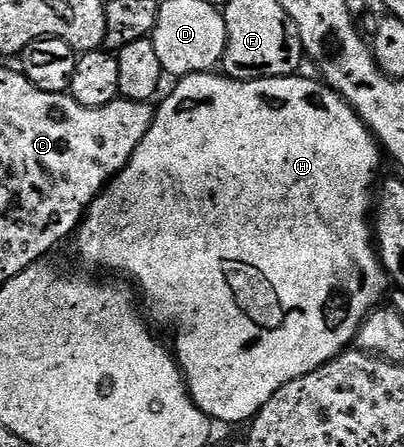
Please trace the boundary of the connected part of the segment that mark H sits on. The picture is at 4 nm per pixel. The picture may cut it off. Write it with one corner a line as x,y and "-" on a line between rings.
211,71
208,73
193,73
181,78
175,85
178,86
166,98
164,98
165,96
161,98
161,101
163,100
162,106
160,104
157,106
154,122
150,124
148,135
144,135
144,139
136,147
136,151
132,155
132,159
115,177
110,178
106,188
94,198
94,202
87,209
81,225
76,230
78,257
86,265
103,265
104,268
111,269
114,272
111,274
121,275
123,278
129,279
140,290
140,297
144,302
144,309
148,314
149,320
155,326
157,326
156,324
171,325
174,328
172,352
177,360
179,369
182,371
186,389
190,392
190,398
194,400
196,407
200,411
204,411
204,415
209,417
211,422
218,423
218,421
223,421
226,425
238,425
241,421
249,423
262,410
264,403
268,403
268,399
272,399
272,395
276,395
276,391
280,391
280,387
292,383
292,379
300,379
304,375
316,371
316,367
328,363
333,357
338,356
339,353
345,353
347,349
351,348
352,342
358,336
358,328
362,326
363,319
373,309
379,308
383,304
382,296
386,293
388,274
386,268
382,265
382,260
378,258
376,242
372,232
370,184
378,177
378,168
382,165
384,150
378,144
374,134
370,132
370,128
356,115
354,108
339,93
318,79
302,78
299,75
295,75
292,77
261,77
255,81
234,81
221,72

